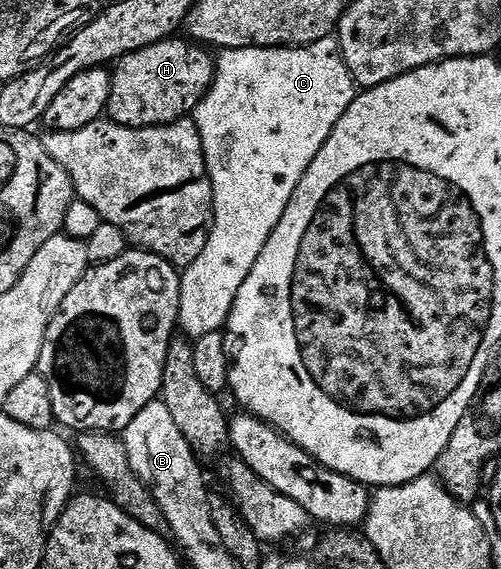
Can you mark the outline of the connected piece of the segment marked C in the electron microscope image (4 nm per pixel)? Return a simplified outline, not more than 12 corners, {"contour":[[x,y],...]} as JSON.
{"contour":[[336,35],[227,48],[195,113],[213,187],[180,273],[190,341],[228,325],[358,91]]}

